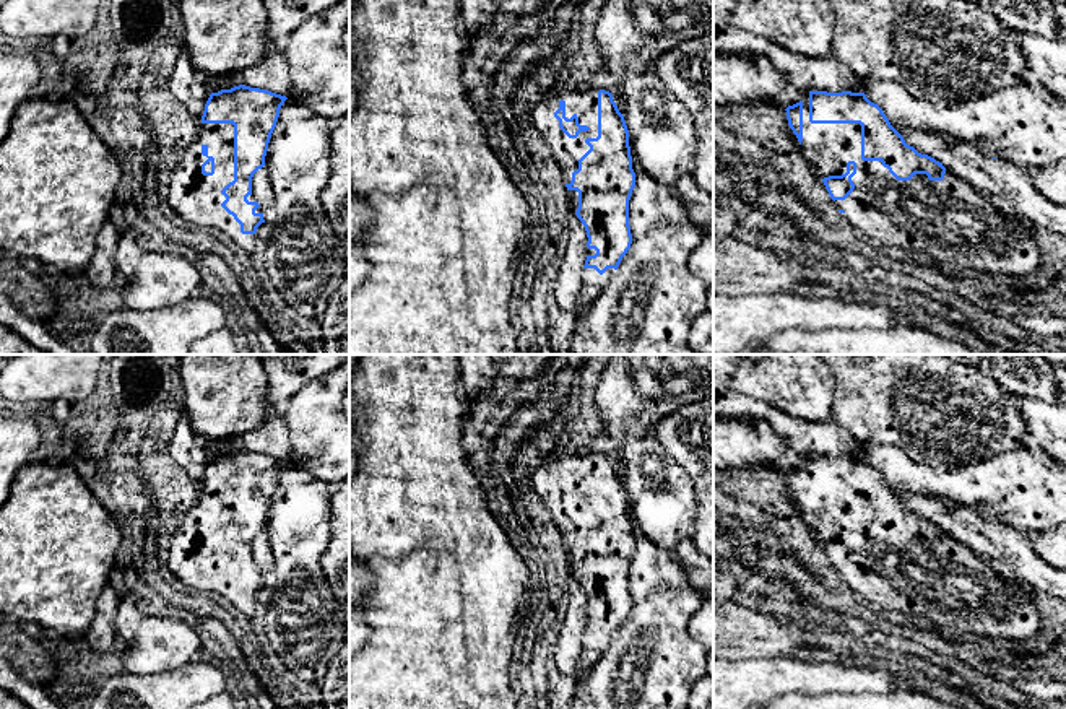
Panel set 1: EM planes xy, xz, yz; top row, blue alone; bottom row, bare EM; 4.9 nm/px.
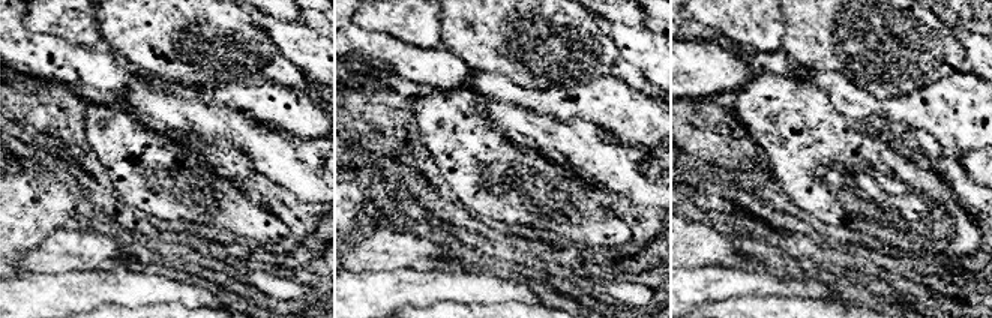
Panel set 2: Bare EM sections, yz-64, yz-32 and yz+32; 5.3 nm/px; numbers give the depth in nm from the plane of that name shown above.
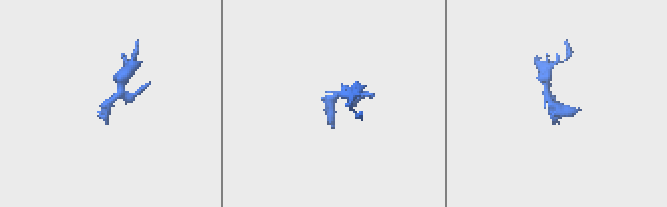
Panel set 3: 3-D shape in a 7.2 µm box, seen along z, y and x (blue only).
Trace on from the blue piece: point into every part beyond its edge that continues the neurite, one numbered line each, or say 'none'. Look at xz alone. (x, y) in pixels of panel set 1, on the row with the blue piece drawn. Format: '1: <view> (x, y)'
1: xz (584, 101)

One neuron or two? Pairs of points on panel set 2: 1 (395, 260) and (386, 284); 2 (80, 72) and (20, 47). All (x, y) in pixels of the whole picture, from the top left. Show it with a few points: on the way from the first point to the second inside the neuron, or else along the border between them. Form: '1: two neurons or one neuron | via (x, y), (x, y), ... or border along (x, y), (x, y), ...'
1: two neurons | border along (416, 269), (371, 269), (368, 272)
2: one neuron | via (66, 62), (59, 60), (50, 51), (35, 51)

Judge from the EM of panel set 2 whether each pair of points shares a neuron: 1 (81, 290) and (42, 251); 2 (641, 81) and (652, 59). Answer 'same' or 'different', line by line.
1: different
2: same

